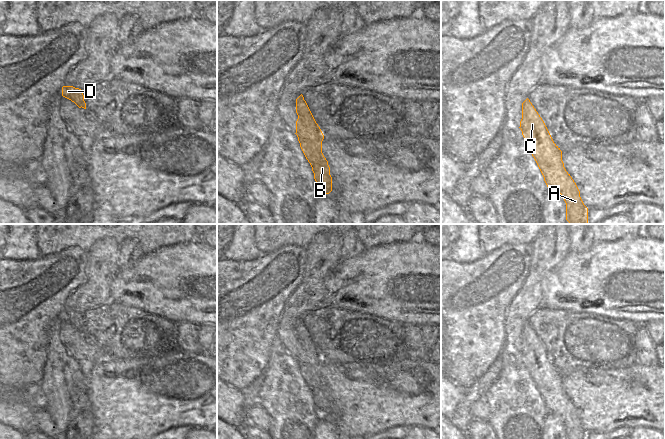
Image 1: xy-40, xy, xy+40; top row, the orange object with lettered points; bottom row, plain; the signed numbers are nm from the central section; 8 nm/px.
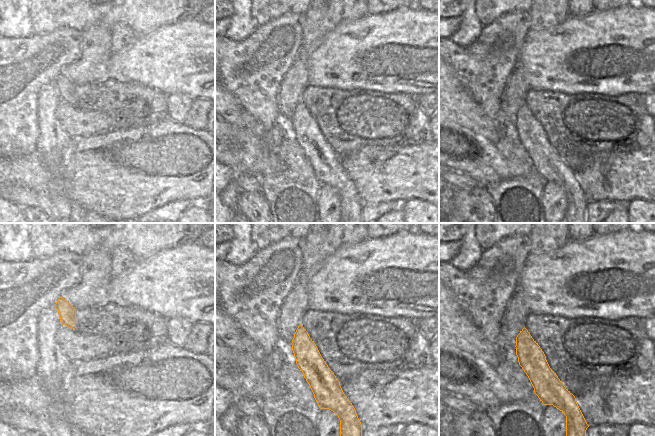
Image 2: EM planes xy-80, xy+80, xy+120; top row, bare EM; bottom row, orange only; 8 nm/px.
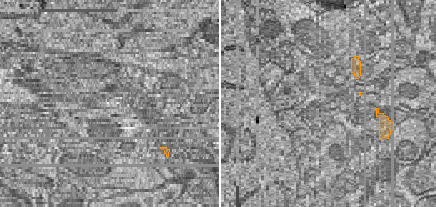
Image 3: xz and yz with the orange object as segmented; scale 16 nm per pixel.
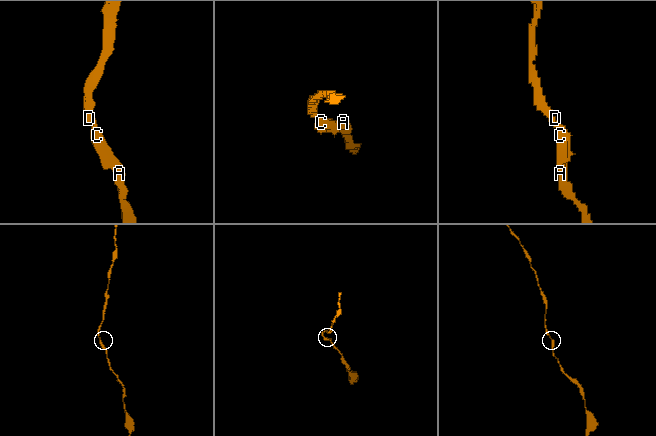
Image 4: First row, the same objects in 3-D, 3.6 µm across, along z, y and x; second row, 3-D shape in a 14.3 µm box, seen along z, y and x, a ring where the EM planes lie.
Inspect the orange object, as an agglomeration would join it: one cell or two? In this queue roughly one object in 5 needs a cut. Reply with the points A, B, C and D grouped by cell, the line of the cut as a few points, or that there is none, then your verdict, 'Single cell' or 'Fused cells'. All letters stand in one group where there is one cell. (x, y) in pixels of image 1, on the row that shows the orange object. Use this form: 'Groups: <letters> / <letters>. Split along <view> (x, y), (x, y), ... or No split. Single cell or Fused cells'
Groups: A B C D. No split. Single cell

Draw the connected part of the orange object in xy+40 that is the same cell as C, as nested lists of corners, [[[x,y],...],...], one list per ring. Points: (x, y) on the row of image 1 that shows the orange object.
[[[528,98],[522,103],[519,128],[547,187],[562,195],[566,203],[566,220],[570,224],[589,224],[588,208],[580,197],[576,183],[564,167],[562,151],[554,143],[544,121]]]

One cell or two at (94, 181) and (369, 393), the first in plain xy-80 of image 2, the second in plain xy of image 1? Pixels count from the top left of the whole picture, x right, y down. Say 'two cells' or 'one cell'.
one cell

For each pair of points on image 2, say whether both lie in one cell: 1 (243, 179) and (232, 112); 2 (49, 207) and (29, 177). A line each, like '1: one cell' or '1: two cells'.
1: two cells
2: two cells

